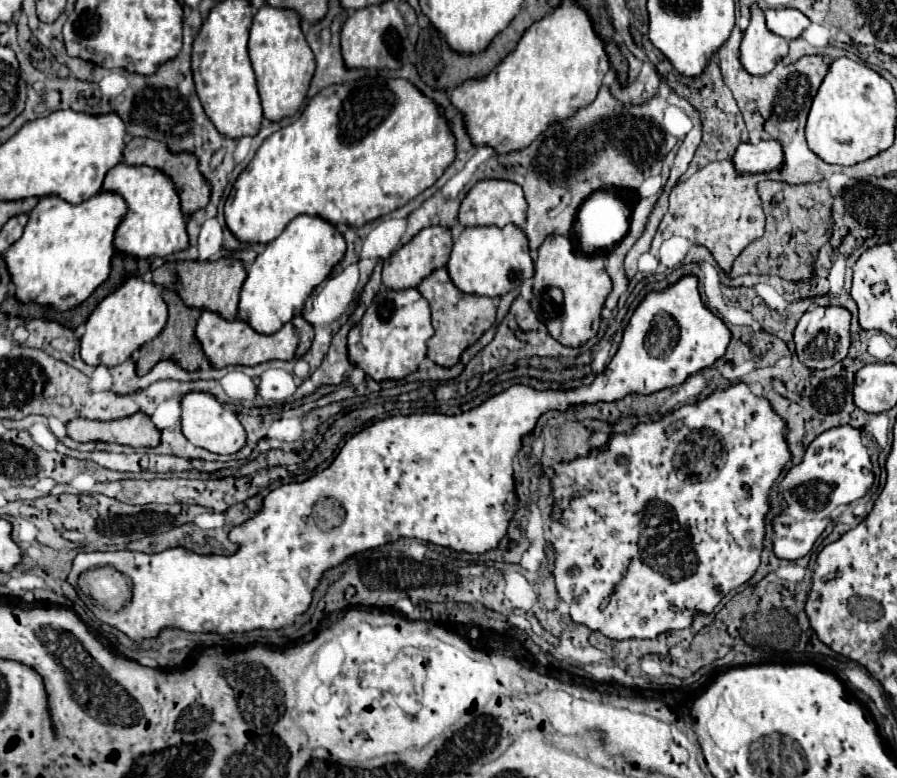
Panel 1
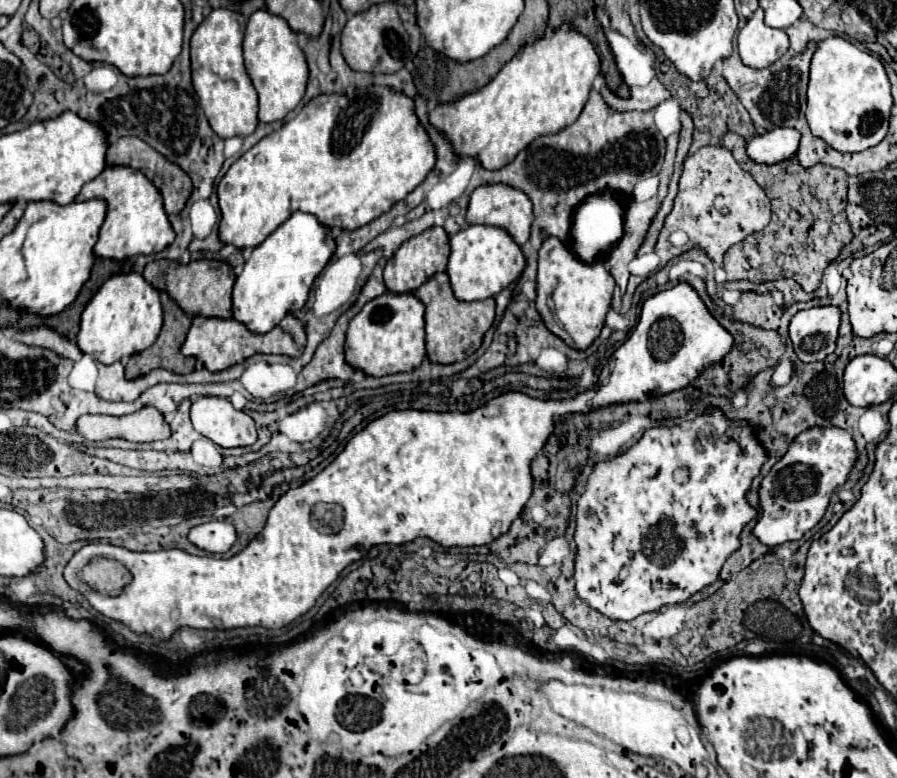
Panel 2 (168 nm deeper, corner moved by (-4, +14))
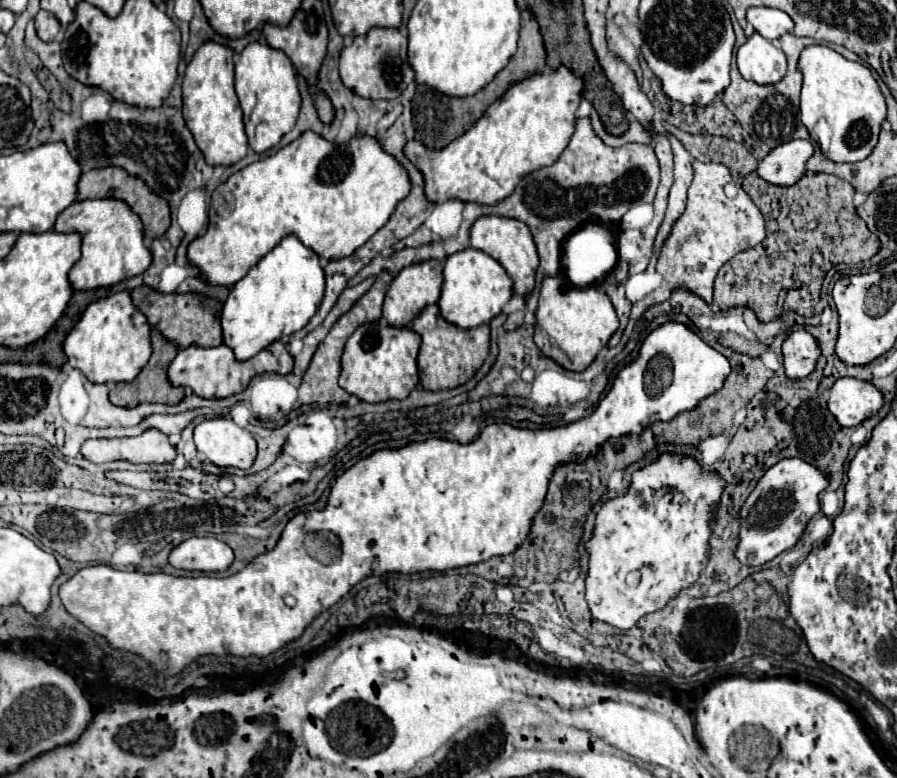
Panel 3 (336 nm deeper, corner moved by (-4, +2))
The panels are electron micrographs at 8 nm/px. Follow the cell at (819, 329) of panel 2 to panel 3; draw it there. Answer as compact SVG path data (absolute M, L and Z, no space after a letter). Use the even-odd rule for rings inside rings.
M794 330L782 344L784 368L788 378L806 378L814 372L820 358L818 340L808 330Z

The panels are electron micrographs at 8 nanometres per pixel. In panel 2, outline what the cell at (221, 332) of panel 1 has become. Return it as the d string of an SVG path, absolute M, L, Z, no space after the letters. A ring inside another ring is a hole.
M194 318L192 328L188 330L188 336L180 348L184 356L198 358L206 370L220 372L234 364L244 362L246 358L254 354L284 354L284 356L300 356L298 348L292 342L292 336L286 334L282 328L272 328L266 334L252 334L244 324L238 324L236 320L218 320L218 318Z

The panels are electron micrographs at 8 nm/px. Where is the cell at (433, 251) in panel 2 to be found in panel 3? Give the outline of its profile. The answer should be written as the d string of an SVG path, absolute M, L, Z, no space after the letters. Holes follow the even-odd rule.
M424 260L418 264L410 264L400 270L400 274L392 280L392 284L386 290L384 298L384 318L392 326L406 326L414 320L414 316L428 304L436 304L440 298L442 288L442 262L440 260Z

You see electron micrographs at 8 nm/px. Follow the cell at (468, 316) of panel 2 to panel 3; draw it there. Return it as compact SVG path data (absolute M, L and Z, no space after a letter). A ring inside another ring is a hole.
M438 304L426 306L414 320L412 328L422 336L422 346L418 354L418 372L422 386L428 390L444 390L464 384L474 376L474 372L484 364L490 346L490 328L482 324L472 330L462 330L440 316Z

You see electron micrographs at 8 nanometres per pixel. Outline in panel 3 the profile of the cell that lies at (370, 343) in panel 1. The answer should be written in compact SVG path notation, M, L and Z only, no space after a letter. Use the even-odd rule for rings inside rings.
M386 318L360 324L344 346L340 386L348 394L354 394L364 402L384 402L390 398L402 400L420 382L416 366L418 348L420 348L420 336L414 332L410 324L390 326Z

